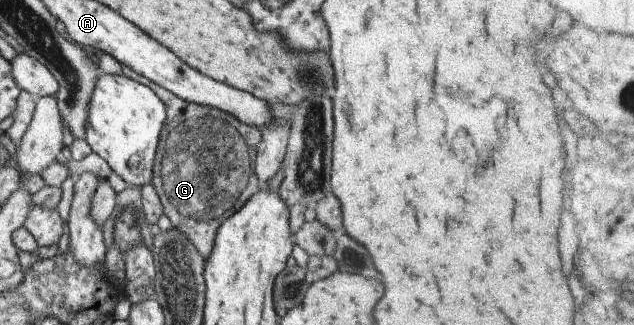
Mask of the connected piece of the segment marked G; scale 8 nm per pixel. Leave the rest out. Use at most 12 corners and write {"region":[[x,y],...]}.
{"region":[[128,67],[166,116],[151,185],[206,260],[259,189],[262,135]]}

